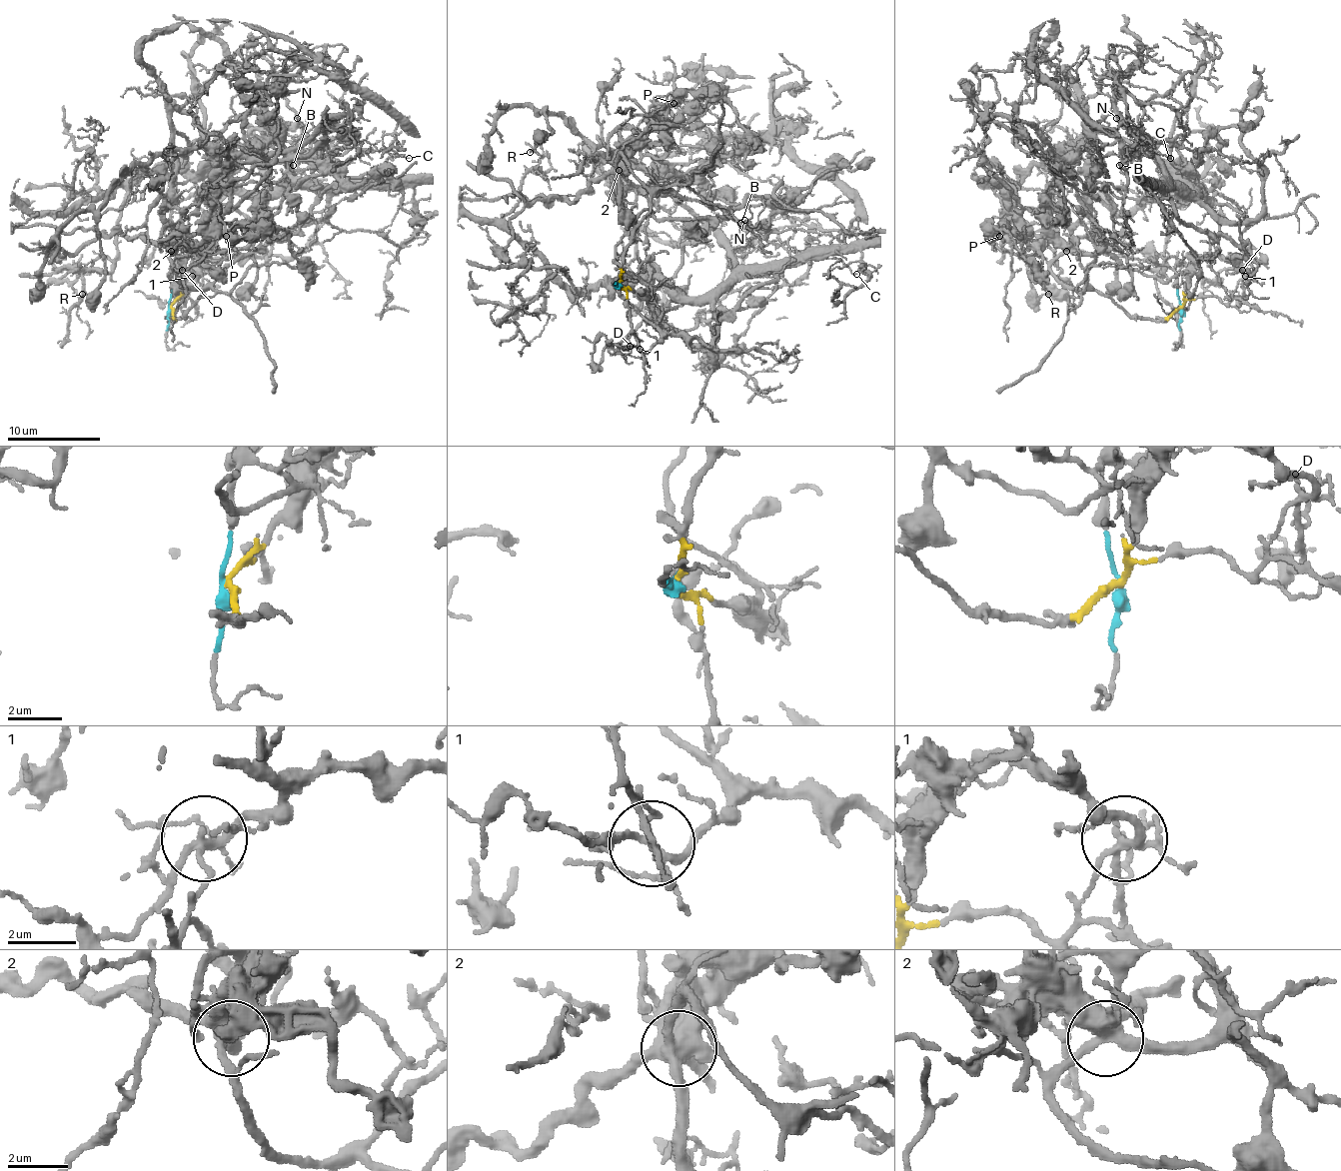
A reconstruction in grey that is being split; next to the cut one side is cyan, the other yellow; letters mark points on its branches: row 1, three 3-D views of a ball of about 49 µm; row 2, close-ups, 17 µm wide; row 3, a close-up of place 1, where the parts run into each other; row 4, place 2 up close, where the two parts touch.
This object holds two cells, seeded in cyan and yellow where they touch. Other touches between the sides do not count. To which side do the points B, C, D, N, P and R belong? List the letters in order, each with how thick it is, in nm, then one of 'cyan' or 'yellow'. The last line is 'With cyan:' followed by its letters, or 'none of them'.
B: 130 nm thick; yellow
C: 90 nm thick; yellow
D: 80 nm thick; cyan
N: 110 nm thick; yellow
P: 160 nm thick; cyan
R: 140 nm thick; cyan
With cyan: D, P, R

